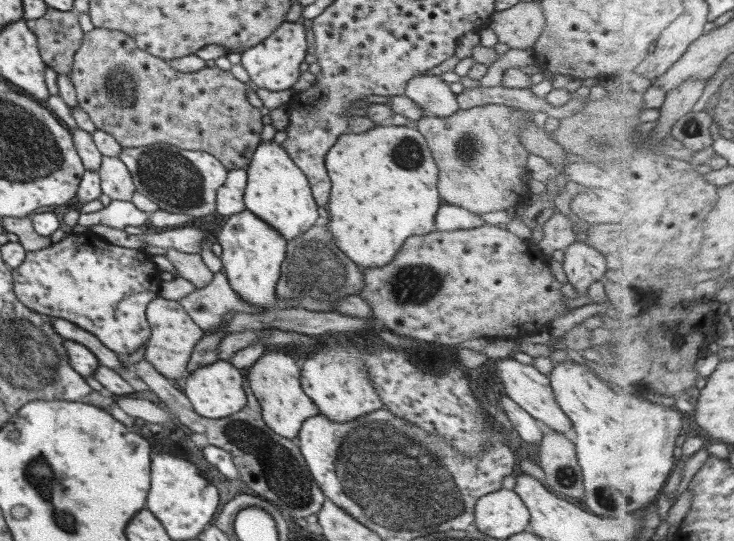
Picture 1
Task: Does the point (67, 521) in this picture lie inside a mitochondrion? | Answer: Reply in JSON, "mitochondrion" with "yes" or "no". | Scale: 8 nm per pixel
{"mitochondrion":"yes"}

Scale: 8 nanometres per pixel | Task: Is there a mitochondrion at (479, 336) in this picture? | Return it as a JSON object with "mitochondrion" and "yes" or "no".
{"mitochondrion":"no"}

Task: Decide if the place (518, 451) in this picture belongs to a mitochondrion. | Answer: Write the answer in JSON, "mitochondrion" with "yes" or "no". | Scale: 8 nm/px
{"mitochondrion":"no"}

